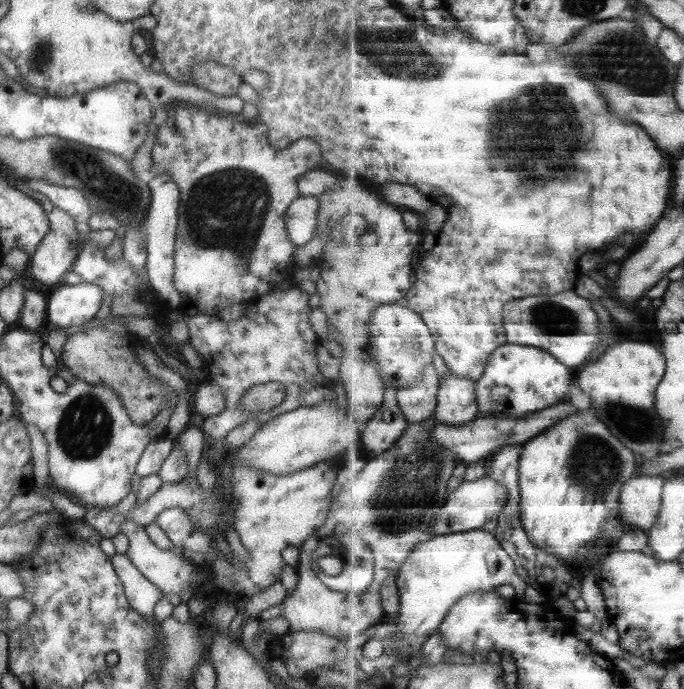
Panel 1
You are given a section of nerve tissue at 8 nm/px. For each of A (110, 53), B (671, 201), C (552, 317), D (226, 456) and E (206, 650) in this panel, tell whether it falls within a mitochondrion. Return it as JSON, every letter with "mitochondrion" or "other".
{"A":"other","B":"other","C":"mitochondrion","D":"other","E":"other"}

